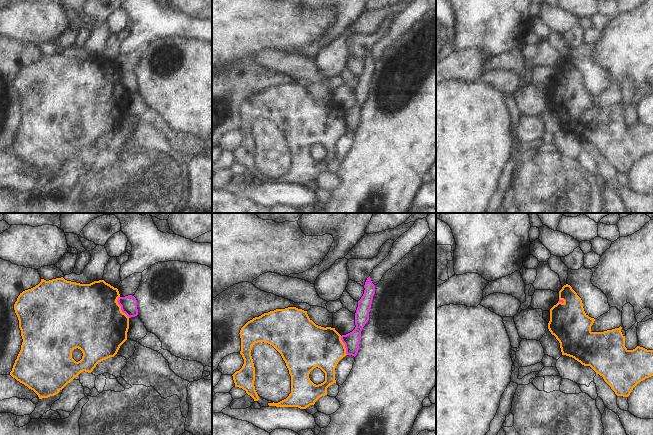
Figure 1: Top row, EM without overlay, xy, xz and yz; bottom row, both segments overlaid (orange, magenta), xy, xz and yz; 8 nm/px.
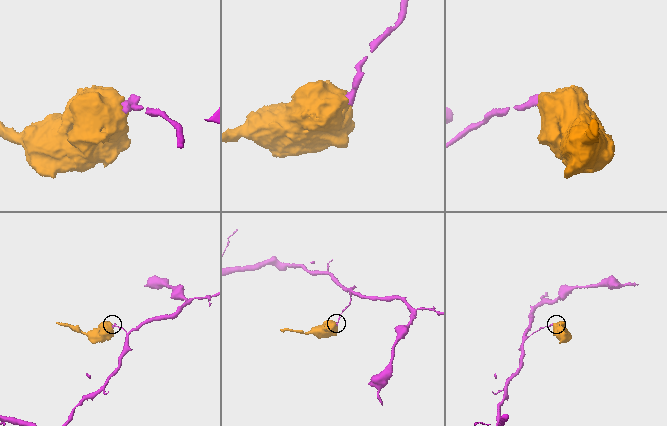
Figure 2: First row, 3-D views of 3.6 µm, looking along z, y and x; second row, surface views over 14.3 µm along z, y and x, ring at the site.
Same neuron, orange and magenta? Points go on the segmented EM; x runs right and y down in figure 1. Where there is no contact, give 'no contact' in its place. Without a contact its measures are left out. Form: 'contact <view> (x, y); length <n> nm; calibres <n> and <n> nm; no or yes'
contact xy (120, 307); length 190 nm; calibres 500 and 130 nm; no

